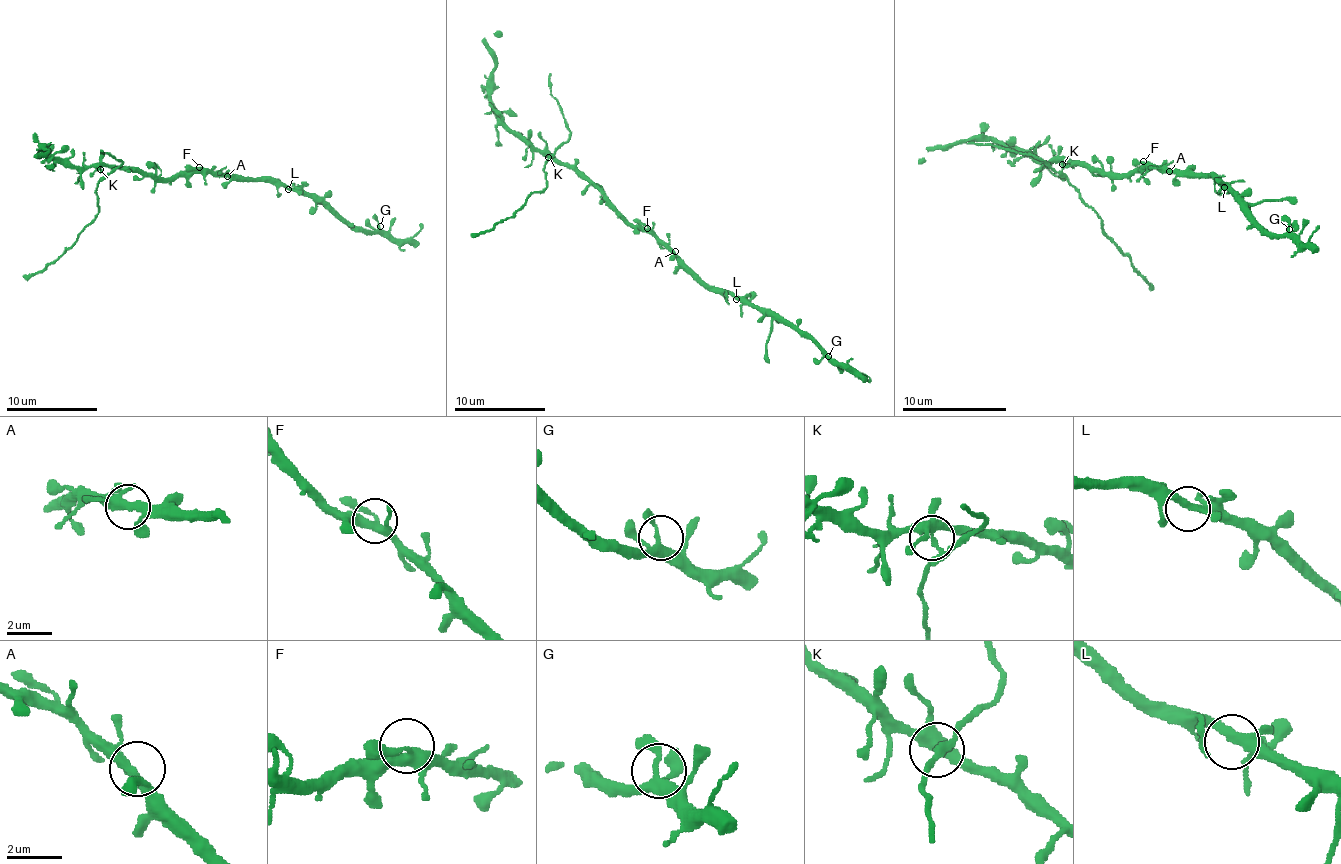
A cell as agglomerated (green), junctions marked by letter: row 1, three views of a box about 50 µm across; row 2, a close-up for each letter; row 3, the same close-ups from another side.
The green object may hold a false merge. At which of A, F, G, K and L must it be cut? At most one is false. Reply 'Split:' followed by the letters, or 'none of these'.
Split: K

